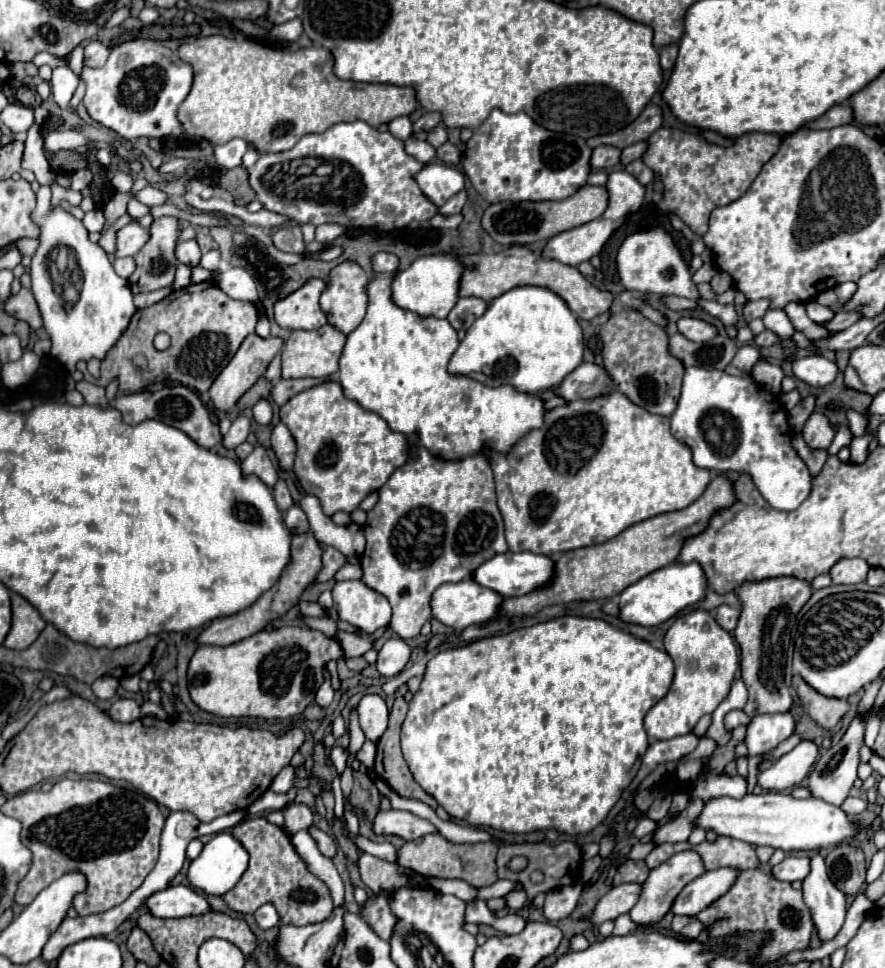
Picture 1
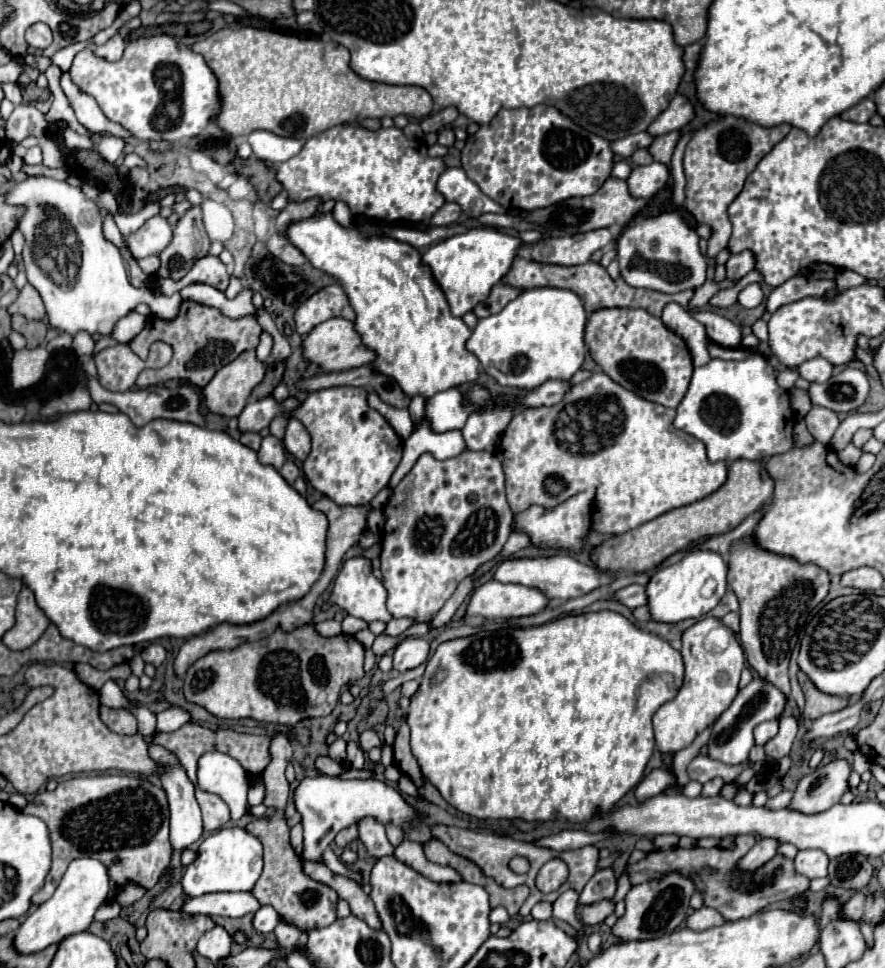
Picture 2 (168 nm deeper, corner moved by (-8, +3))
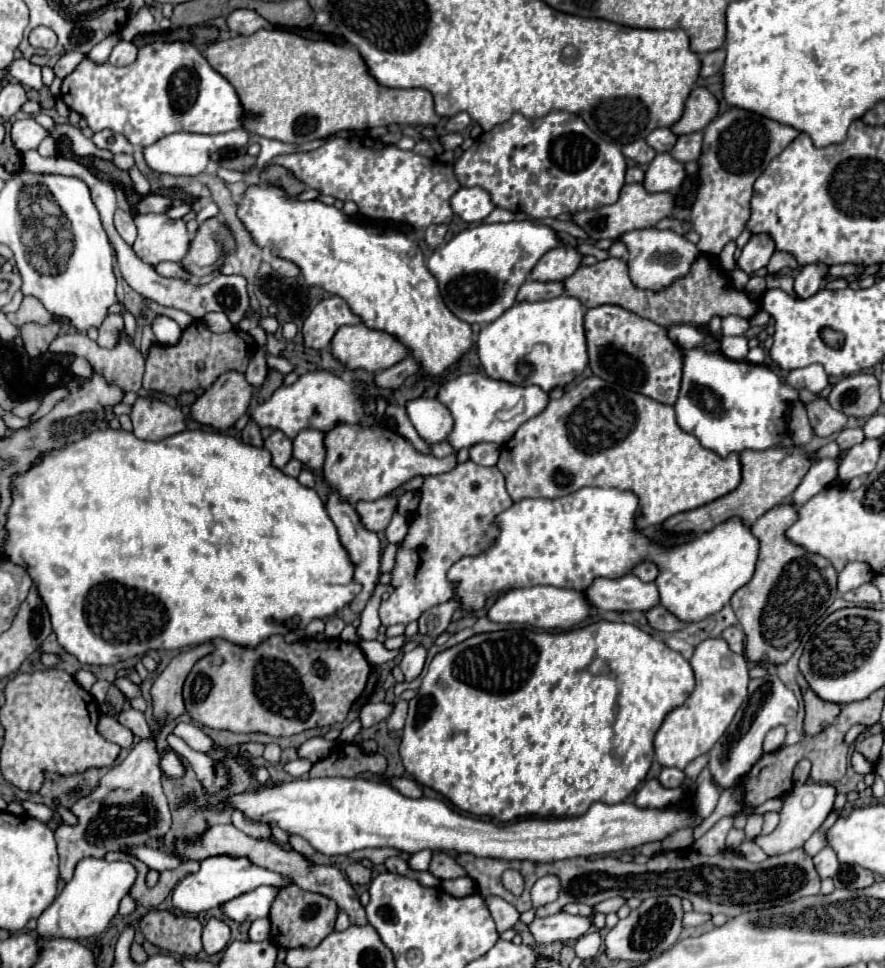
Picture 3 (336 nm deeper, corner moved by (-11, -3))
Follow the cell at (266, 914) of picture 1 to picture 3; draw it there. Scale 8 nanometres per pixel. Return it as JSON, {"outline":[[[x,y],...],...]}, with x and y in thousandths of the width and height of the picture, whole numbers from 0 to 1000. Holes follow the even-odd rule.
{"outline":[[[290,949],[290,951],[286,951],[286,956],[281,960],[281,970],[284,972],[299,972],[299,970],[304,970],[304,966],[306,966],[306,954],[304,954],[304,949]]]}

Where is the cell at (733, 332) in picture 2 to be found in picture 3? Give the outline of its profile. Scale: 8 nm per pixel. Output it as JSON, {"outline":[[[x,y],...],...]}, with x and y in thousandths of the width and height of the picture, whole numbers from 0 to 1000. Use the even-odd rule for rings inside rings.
{"outline":[[[815,348],[815,365],[821,367],[824,371],[840,373],[844,367],[844,348]]]}

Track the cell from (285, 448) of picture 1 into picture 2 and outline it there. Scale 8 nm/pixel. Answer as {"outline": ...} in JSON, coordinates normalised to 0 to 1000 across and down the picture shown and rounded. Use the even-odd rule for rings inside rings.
{"outline":[[[328,433],[321,449],[321,462],[325,468],[330,468],[337,476],[344,476],[350,468],[350,447],[337,433]]]}

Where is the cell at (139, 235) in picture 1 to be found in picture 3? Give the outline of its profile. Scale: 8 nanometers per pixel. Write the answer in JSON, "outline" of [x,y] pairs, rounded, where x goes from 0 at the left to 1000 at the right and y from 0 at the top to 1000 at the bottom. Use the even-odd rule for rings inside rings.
{"outline":[[[155,222],[155,247],[150,251],[153,261],[168,274],[182,270],[205,270],[214,255],[214,243],[207,226],[191,226],[189,222]]]}

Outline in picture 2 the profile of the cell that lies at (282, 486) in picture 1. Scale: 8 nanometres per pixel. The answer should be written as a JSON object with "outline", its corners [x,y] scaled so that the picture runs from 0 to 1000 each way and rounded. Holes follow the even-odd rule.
{"outline":[[[323,476],[323,478],[321,478],[321,482],[316,485],[316,489],[319,489],[319,493],[321,493],[325,499],[332,499],[332,497],[334,497],[334,493],[339,491],[339,485],[334,482],[334,478],[332,478],[332,476]]]}

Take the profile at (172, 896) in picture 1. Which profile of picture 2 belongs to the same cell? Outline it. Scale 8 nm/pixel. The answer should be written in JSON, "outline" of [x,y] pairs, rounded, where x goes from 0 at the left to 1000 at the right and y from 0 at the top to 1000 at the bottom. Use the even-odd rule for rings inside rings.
{"outline":[[[285,920],[269,923],[233,923],[228,927],[210,929],[206,941],[215,945],[249,945],[249,947],[276,947],[278,943],[289,943],[296,935],[287,929]]]}

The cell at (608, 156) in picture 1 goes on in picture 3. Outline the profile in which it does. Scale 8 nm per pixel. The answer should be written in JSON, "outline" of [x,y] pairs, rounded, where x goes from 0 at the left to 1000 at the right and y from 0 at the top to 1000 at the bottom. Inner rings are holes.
{"outline":[[[740,133],[738,137],[733,137],[733,139],[729,142],[729,146],[731,146],[731,150],[738,152],[742,158],[751,158],[751,156],[756,156],[756,154],[763,150],[765,142],[763,142],[756,133]]]}

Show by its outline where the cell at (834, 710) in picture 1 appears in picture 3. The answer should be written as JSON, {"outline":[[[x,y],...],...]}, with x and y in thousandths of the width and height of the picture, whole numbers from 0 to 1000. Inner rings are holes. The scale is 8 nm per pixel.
{"outline":[[[912,712],[907,716],[907,724],[910,724],[910,757],[912,759],[923,759],[928,757],[932,751],[937,751],[950,737],[950,730],[946,726],[937,726],[930,724],[928,720],[923,720],[916,712]]]}

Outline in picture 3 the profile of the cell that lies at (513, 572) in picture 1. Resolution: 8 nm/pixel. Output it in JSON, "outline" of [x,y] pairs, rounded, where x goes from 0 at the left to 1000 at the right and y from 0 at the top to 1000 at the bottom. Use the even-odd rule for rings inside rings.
{"outline":[[[718,594],[704,596],[675,596],[659,611],[663,623],[677,631],[729,631],[745,623],[740,602],[727,602]]]}

